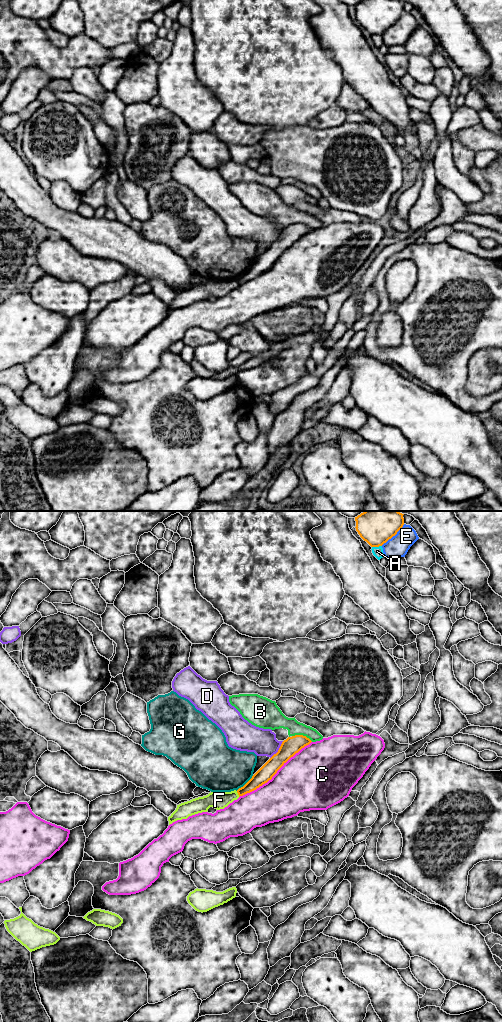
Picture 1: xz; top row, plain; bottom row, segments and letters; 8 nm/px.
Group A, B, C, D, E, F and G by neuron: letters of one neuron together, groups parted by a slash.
A / B / C / D / E / F / G

